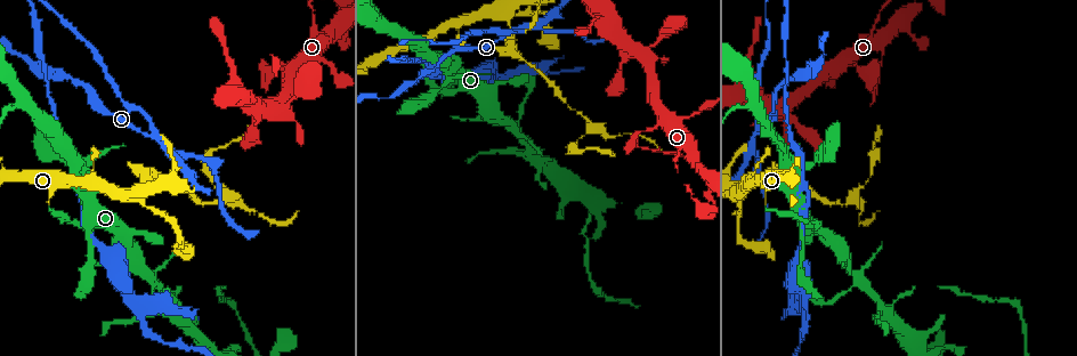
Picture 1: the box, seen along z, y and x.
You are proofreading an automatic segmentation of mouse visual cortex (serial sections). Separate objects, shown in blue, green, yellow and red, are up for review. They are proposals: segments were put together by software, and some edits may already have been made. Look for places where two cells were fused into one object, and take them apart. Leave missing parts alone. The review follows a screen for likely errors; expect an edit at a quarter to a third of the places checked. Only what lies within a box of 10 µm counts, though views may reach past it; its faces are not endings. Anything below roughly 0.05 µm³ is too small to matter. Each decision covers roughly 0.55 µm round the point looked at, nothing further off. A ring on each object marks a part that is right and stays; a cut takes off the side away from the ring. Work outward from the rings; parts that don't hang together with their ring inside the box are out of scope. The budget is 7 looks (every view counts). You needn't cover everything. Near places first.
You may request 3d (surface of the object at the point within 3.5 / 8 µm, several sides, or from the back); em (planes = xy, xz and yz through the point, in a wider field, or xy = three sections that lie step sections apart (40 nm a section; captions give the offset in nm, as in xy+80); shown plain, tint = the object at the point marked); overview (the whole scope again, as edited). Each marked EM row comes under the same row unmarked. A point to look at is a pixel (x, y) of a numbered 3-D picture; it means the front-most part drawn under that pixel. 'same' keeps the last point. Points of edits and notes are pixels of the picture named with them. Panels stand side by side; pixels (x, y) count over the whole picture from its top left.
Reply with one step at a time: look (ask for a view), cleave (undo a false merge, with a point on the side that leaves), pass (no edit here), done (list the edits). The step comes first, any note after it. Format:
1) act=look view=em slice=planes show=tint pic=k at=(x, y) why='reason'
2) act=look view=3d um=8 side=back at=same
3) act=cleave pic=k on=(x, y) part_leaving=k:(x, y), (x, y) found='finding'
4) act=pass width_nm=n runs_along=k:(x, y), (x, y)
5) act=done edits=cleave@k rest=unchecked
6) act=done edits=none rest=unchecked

act=look view=3d um=8 pic=1 at=(537, 27) why='calibre changes'

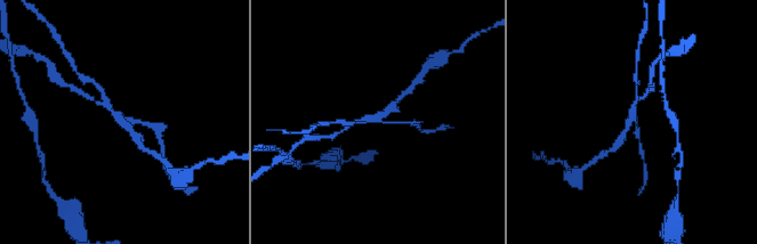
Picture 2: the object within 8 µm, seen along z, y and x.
act=look view=3d um=3.5 at=same

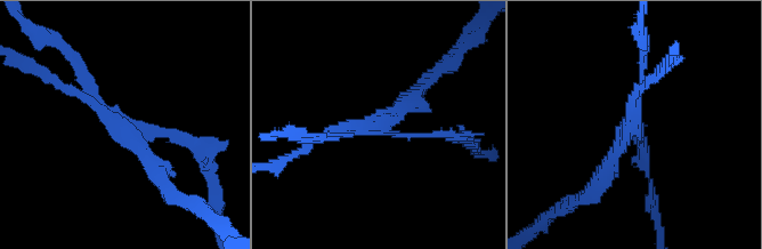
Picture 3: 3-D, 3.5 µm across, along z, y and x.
act=look view=em slice=planes show=tint pic=3 at=(380, 124) arms=3 arm_widths_nm=100,150,250 why='now the EM'

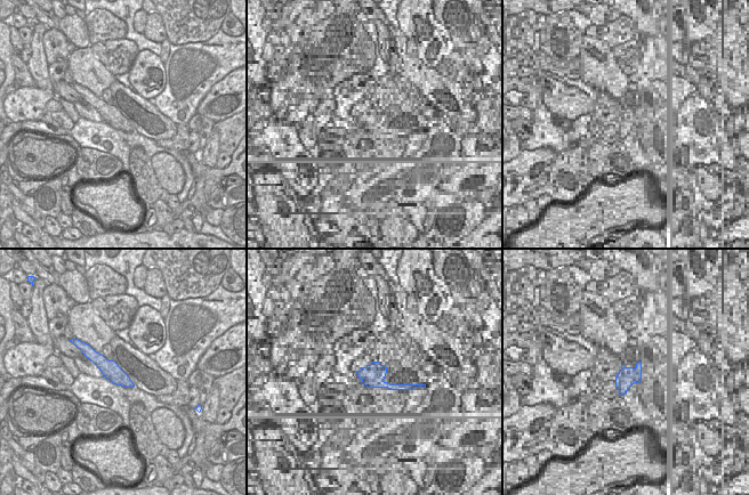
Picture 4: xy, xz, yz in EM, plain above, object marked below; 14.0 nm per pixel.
act=cleave pic=3 on=(64, 47) part_leaving=3:(76, 79), (76, 58), (34, 30) found='a second cell is stuck on'

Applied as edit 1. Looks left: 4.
act=look view=3d um=3.5 pic=1 at=(421, 98) why='a narrow waist'

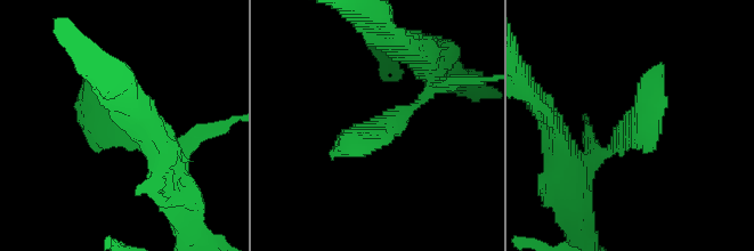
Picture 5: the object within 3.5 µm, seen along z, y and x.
act=look view=em slice=xy step=3 show=tint pic=5 at=(634, 119)

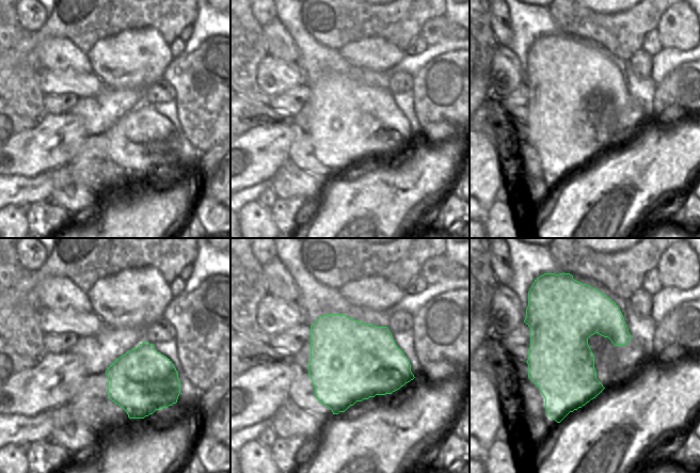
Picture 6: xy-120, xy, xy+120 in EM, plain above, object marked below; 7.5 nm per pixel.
act=pass width_nm=600 runs_along=5:(175, 155), (97, 99), (97, 61) found='one cell here'

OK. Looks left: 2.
act=look view=em slice=xy step=5 show=tint pic=1 at=(646, 130) why='sudden change in width'

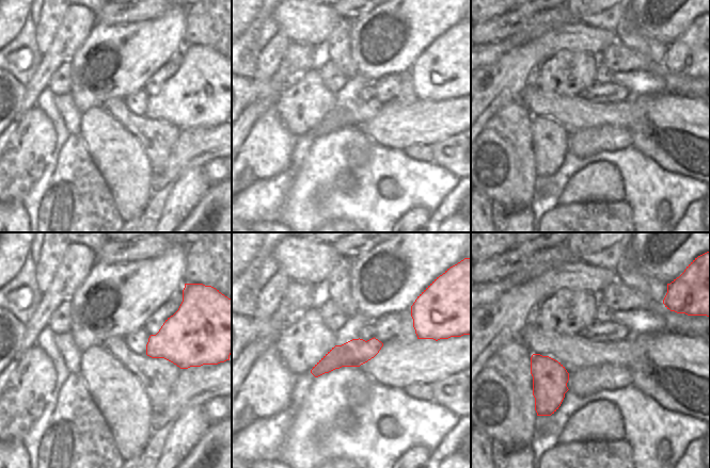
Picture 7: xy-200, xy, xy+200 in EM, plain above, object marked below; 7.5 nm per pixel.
act=look view=3d um=3.5 at=same

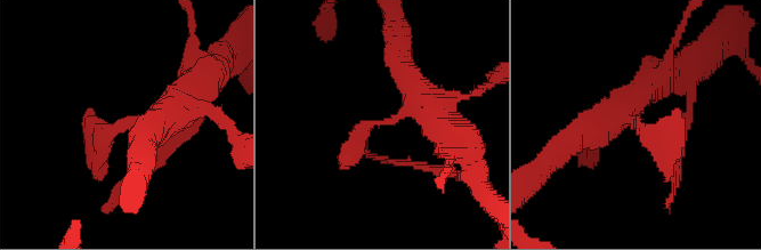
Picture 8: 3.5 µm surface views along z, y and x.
act=pass runs_along=8:(181, 98), (100, 140), (90, 113) found='continuous, no second cell'

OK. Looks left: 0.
act=done edits=cleave@3 rest=unchecked

